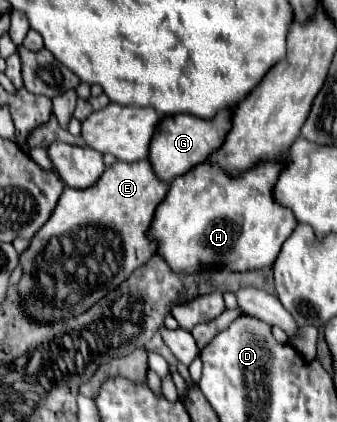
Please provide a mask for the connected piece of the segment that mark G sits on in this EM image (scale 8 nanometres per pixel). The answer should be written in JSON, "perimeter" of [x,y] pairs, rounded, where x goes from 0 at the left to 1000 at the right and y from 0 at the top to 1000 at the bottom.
{"perimeter":[[[671,256],[635,275],[635,284],[599,284],[564,270],[528,270],[528,275],[487,275],[481,289],[469,294],[451,341],[445,341],[445,384],[463,408],[463,417],[487,431],[510,431],[516,422],[552,412],[564,398],[582,389],[605,384],[647,341],[659,341],[659,322],[682,308],[682,265],[694,256]]]}

